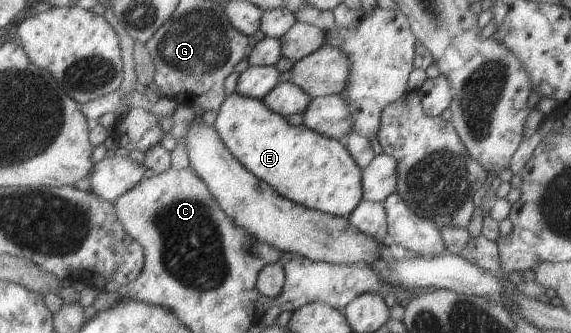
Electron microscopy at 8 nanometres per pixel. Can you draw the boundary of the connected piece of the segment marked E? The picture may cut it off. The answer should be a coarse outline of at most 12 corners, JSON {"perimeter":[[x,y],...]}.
{"perimeter":[[236,90],[213,124],[297,204],[348,218],[362,169],[339,139]]}

